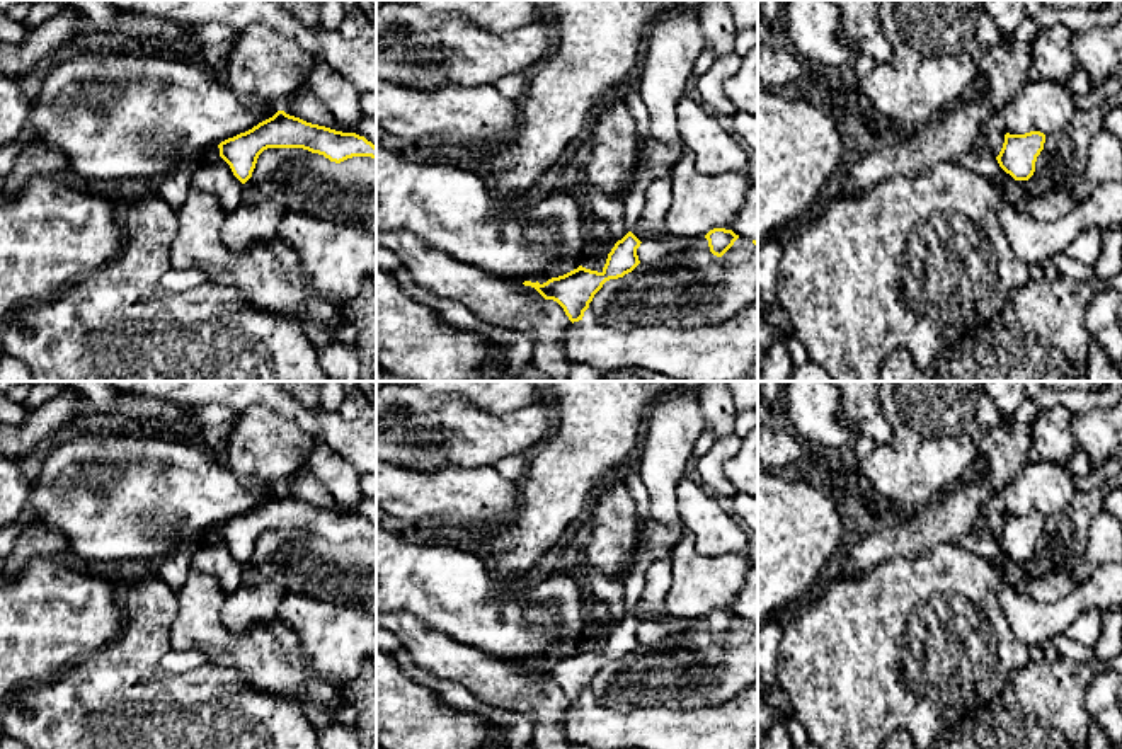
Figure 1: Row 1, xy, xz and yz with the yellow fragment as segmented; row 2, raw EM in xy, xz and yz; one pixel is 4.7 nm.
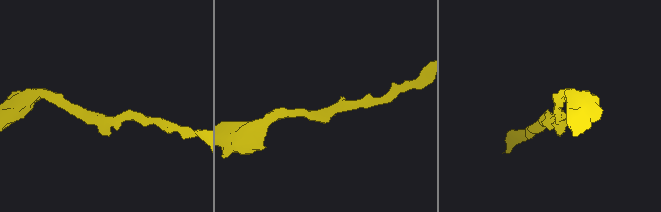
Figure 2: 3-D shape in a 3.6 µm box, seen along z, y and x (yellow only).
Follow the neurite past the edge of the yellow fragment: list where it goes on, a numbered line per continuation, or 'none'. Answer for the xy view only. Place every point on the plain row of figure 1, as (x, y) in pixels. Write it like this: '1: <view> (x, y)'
none

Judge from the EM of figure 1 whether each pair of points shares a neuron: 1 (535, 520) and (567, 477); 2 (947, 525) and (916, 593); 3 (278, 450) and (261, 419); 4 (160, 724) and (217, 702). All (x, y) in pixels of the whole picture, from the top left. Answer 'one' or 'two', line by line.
1: one
2: two
3: one
4: one

